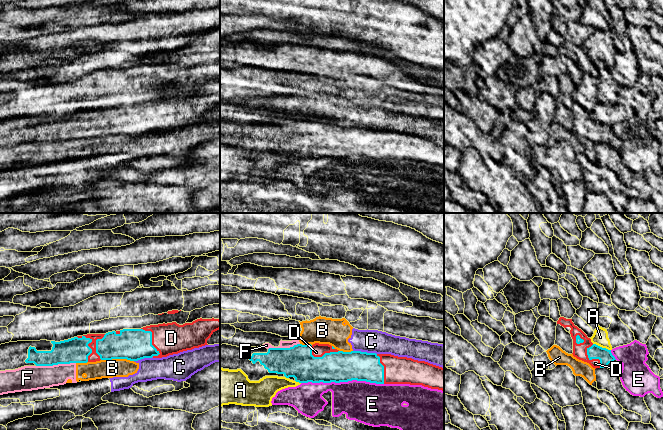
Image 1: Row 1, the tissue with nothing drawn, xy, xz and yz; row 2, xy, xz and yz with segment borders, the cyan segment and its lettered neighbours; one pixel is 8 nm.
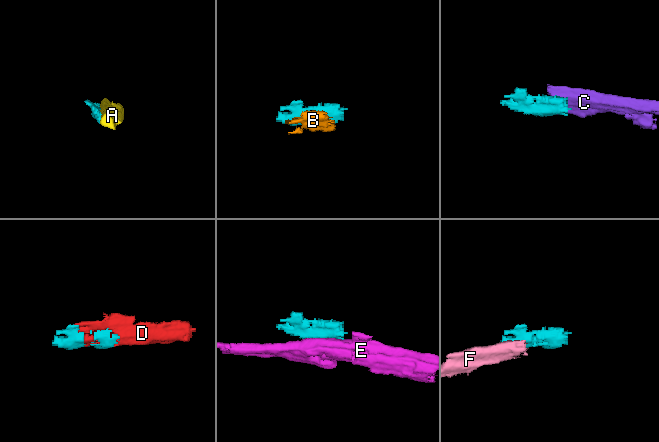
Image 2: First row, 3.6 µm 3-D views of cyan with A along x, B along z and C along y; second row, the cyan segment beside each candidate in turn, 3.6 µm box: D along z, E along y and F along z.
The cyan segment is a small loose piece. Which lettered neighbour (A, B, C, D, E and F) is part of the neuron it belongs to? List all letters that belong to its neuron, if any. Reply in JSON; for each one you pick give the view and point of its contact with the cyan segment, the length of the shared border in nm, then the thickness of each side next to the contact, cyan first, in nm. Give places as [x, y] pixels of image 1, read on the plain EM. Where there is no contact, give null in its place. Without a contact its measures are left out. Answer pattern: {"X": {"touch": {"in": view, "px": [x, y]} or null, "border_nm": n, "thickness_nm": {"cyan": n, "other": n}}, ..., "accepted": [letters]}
{"D": {"touch": {"in": "xy", "px": [151, 115]}, "border_nm": 260, "thickness_nm": {"cyan": 260, "other": 260}}, "accepted": ["D"]}

